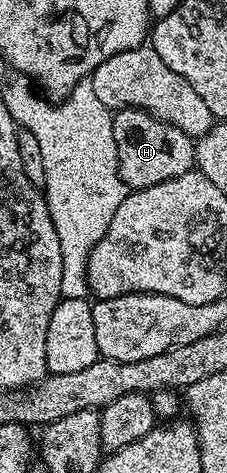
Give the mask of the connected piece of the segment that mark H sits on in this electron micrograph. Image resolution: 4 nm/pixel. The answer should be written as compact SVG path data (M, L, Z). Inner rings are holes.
M117 110L112 123L114 148L118 148L118 172L129 191L174 180L174 176L182 176L195 167L195 141L182 128L174 128L174 124L166 124L144 110Z

